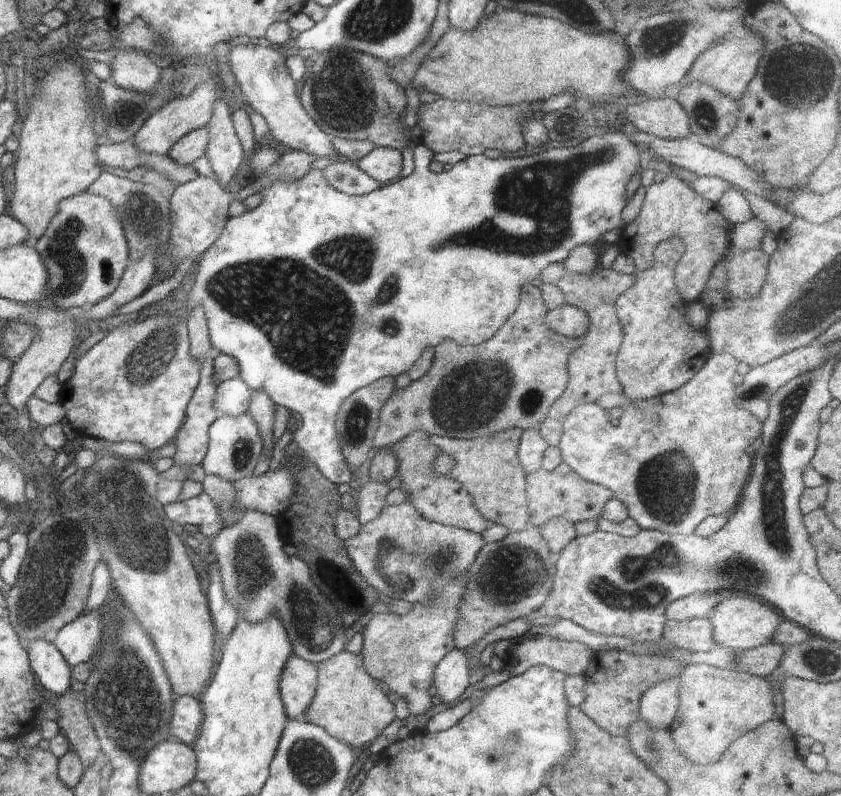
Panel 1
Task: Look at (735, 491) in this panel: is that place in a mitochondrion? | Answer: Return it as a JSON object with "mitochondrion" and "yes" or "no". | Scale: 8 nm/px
{"mitochondrion":"no"}

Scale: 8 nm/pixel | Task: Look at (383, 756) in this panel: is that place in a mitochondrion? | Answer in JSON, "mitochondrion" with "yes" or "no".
{"mitochondrion":"no"}

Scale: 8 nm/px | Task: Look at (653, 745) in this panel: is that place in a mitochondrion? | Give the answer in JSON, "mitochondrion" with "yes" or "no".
{"mitochondrion":"yes"}

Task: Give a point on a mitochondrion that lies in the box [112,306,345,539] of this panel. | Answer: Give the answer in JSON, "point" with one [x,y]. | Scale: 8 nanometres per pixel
{"point":[145,366]}

